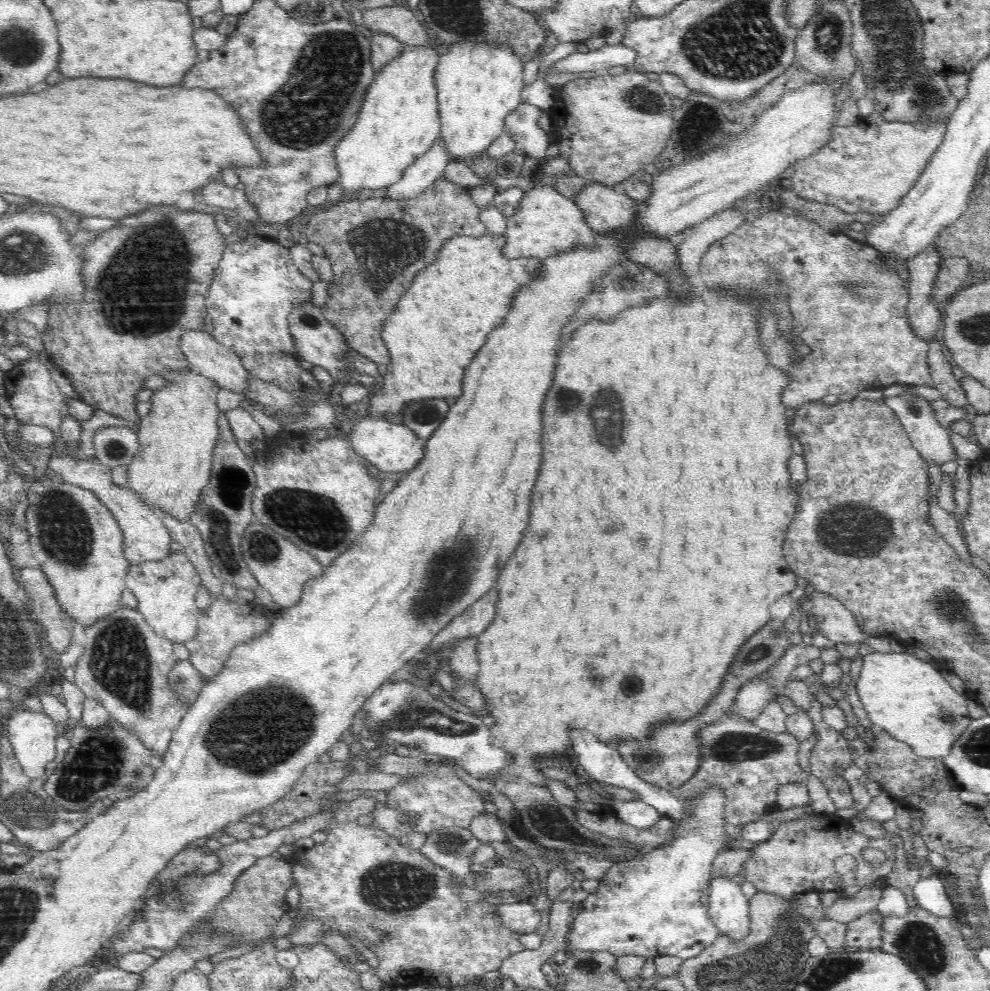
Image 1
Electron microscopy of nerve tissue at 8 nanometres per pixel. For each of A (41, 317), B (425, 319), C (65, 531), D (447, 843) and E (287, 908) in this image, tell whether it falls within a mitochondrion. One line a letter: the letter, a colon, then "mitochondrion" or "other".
A: other
B: other
C: mitochondrion
D: mitochondrion
E: other

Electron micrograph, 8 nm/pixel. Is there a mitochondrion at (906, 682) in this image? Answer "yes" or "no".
no

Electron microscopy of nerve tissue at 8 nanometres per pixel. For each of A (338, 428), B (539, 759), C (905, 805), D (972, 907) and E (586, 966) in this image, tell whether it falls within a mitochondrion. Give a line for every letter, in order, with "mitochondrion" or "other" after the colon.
A: other
B: other
C: other
D: other
E: mitochondrion

